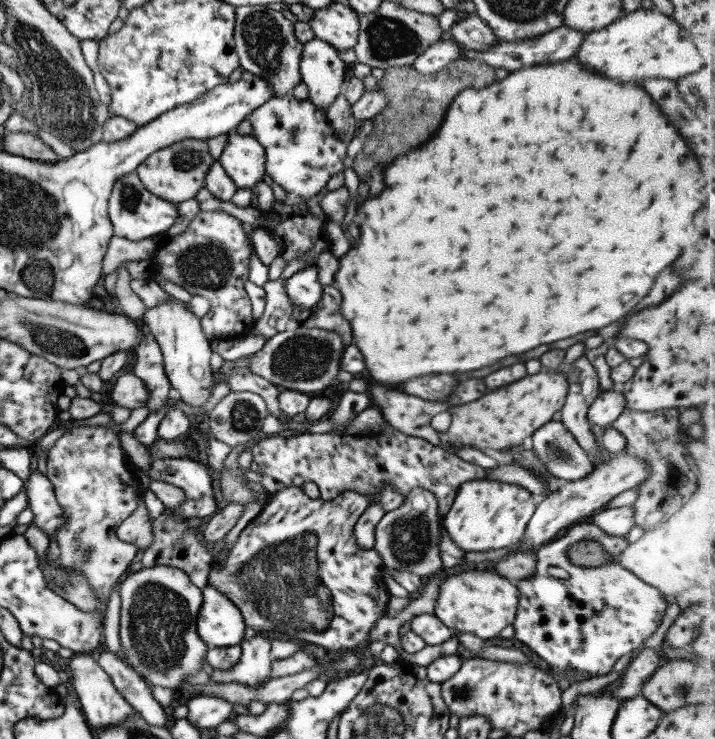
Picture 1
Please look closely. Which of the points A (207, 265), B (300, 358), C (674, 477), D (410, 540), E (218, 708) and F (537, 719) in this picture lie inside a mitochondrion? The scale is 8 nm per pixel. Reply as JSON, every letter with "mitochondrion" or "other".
{"A":"mitochondrion","B":"mitochondrion","C":"mitochondrion","D":"mitochondrion","E":"other","F":"other"}

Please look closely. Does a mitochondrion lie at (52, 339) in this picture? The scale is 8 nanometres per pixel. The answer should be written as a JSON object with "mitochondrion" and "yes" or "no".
{"mitochondrion":"yes"}

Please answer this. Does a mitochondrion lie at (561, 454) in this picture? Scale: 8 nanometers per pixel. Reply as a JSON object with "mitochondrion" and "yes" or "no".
{"mitochondrion":"yes"}

